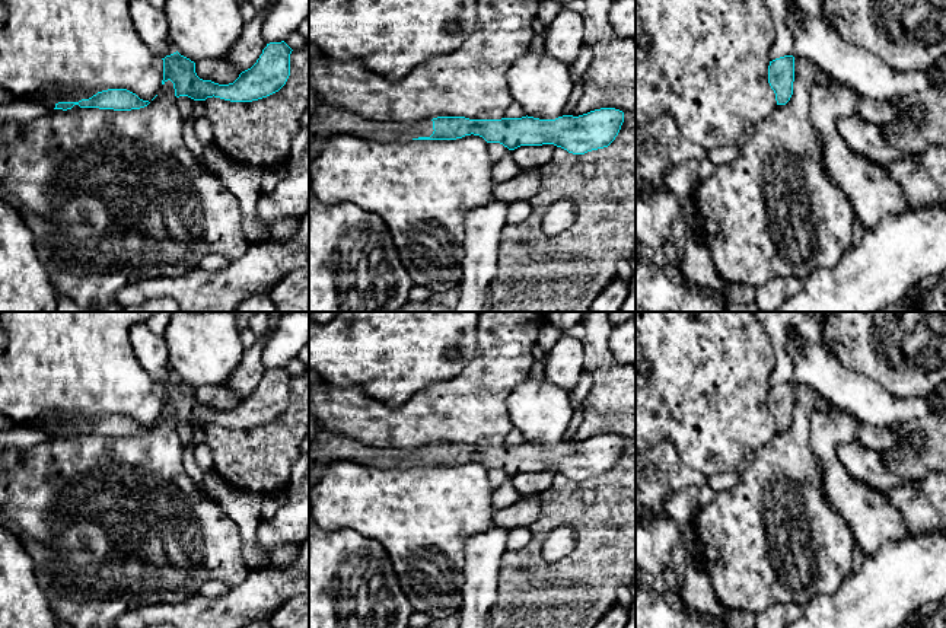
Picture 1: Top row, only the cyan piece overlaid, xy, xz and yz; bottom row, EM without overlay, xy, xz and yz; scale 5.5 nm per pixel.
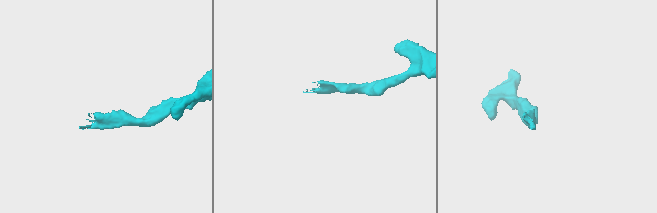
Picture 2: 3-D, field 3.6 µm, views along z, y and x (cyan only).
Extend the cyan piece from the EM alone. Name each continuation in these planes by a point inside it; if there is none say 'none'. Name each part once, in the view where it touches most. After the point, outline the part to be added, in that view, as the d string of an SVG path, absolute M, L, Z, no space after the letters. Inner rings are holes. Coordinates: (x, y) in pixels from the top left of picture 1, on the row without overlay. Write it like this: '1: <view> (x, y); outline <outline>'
1: xy (50, 427); outline M79 418L76 421L67 421L67 420L64 420L64 421L50 421L44 425L44 430L47 433L50 433L51 436L54 436L58 428L79 428L82 425L89 425L89 424L92 424L92 423L85 421L82 418Z

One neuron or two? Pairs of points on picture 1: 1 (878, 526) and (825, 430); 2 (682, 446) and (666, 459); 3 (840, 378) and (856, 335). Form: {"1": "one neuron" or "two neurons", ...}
{"1": "one neuron", "2": "two neurons", "3": "two neurons"}

